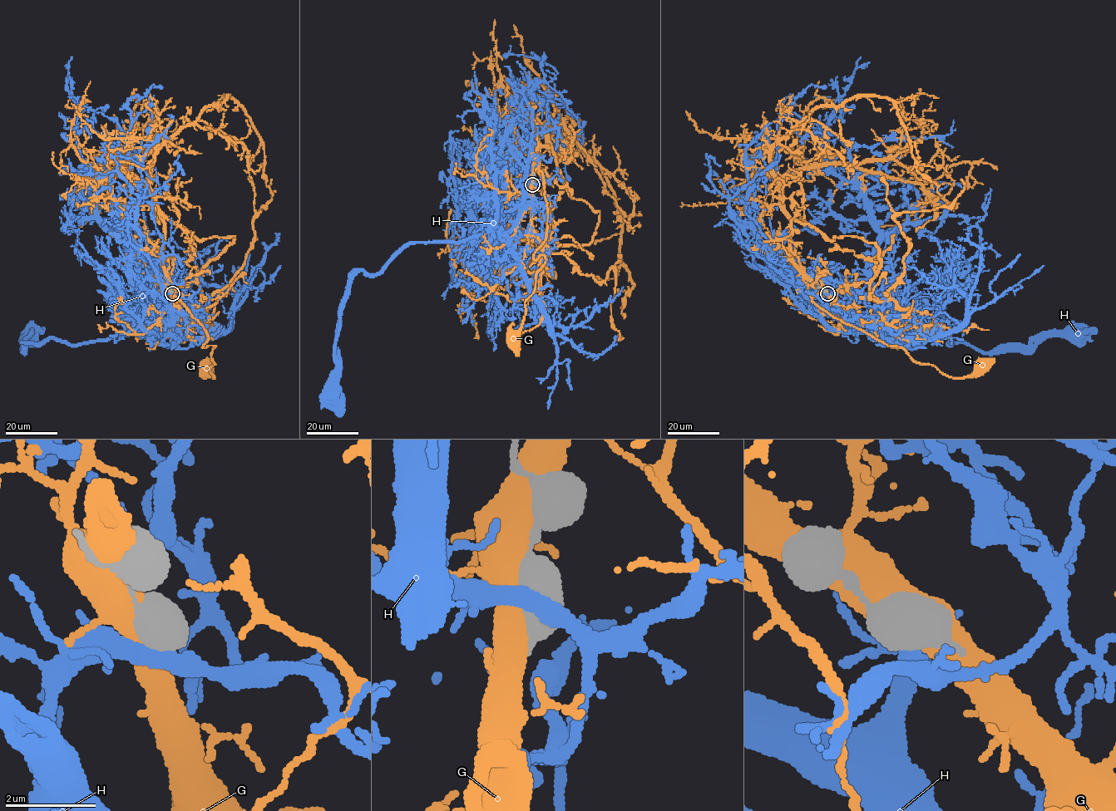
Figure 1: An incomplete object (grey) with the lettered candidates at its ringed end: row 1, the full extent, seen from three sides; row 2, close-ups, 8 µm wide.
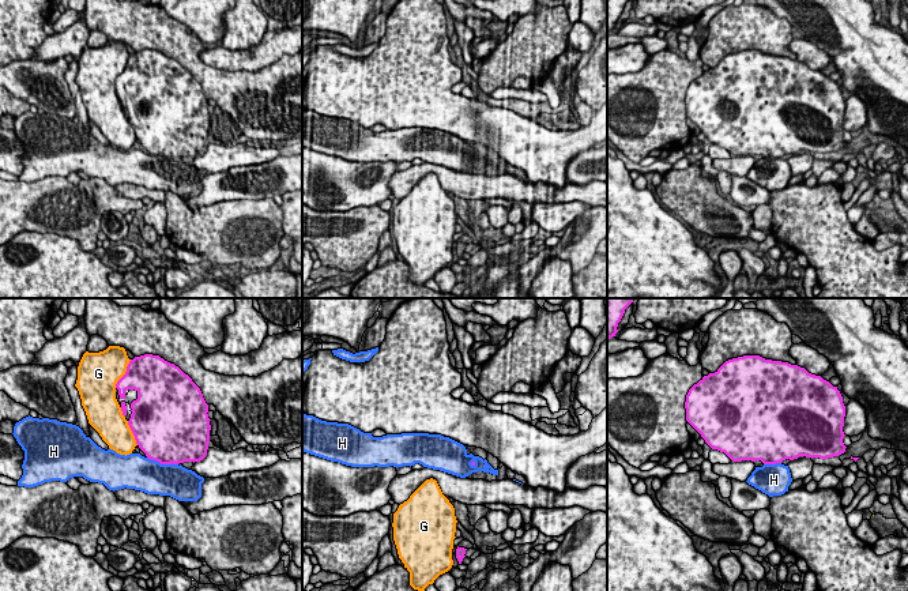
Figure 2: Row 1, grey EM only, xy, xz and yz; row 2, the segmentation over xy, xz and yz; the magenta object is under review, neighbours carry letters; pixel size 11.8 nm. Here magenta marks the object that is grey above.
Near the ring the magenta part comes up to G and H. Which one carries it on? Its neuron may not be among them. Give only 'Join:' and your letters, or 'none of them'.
Join: none of them

